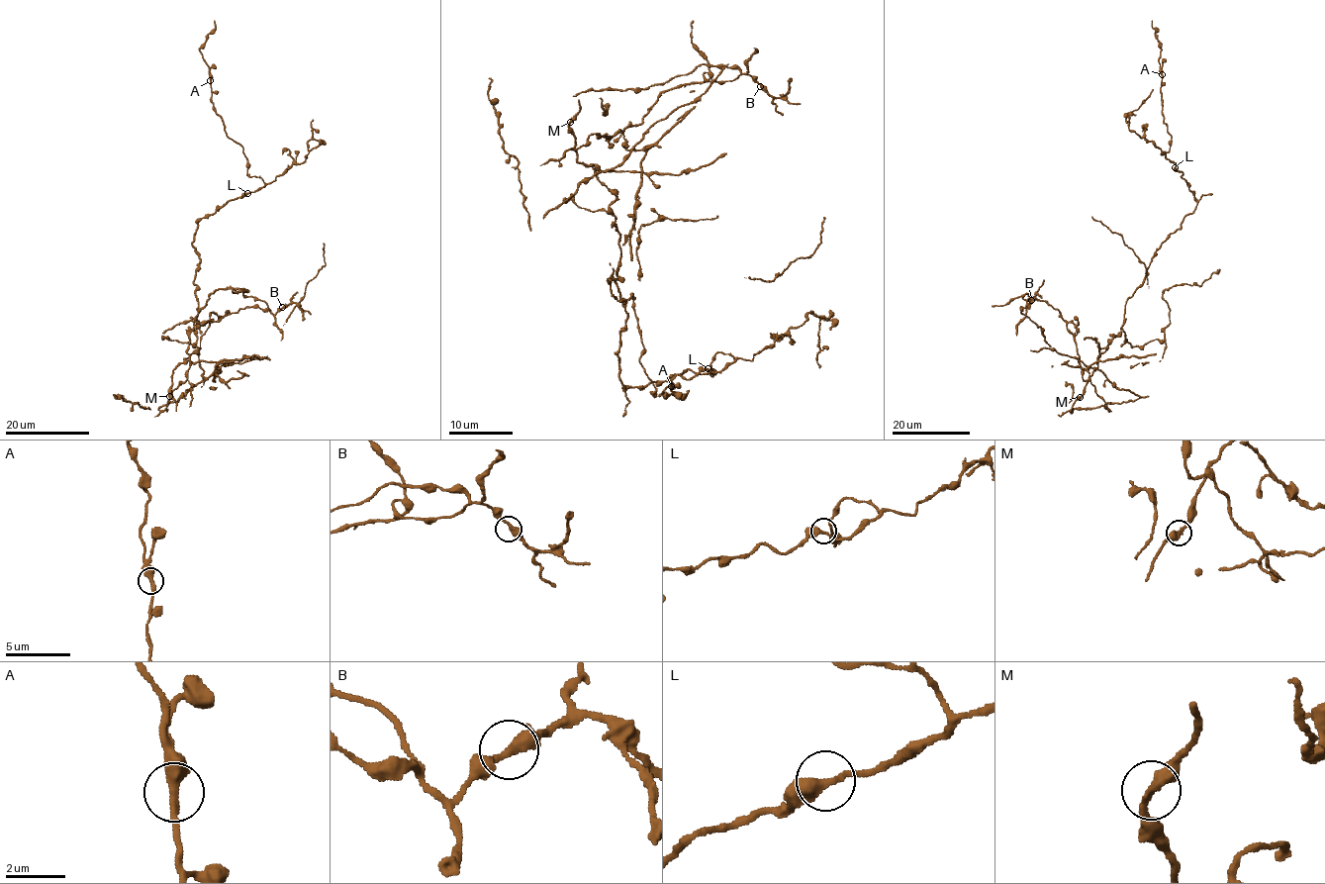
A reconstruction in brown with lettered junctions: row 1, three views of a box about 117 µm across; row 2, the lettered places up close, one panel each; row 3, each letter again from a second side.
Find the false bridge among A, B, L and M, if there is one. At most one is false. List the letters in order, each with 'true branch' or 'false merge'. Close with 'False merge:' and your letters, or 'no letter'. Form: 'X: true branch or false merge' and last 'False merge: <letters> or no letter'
A: true branch
B: true branch
L: true branch
M: true branch
False merge: no letter

